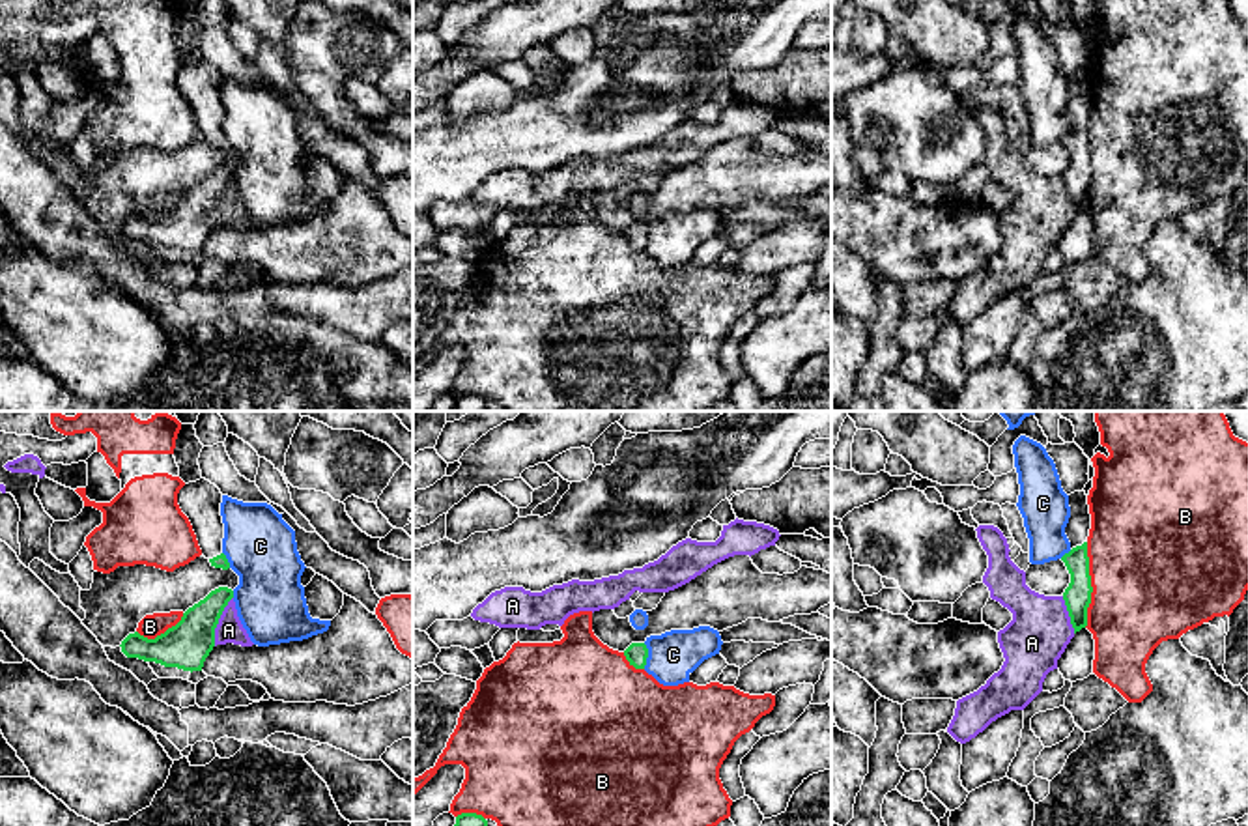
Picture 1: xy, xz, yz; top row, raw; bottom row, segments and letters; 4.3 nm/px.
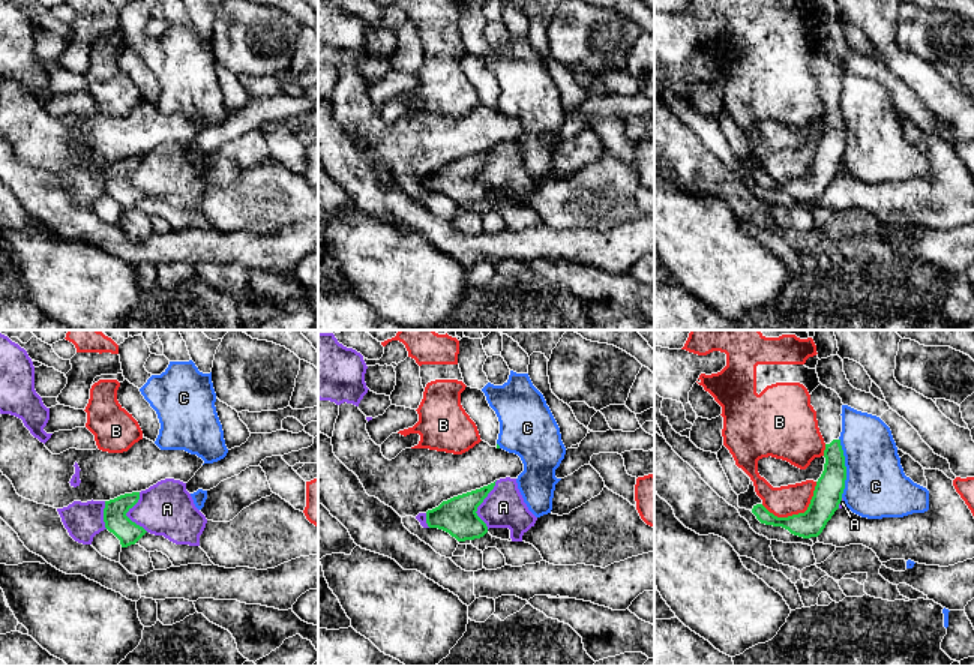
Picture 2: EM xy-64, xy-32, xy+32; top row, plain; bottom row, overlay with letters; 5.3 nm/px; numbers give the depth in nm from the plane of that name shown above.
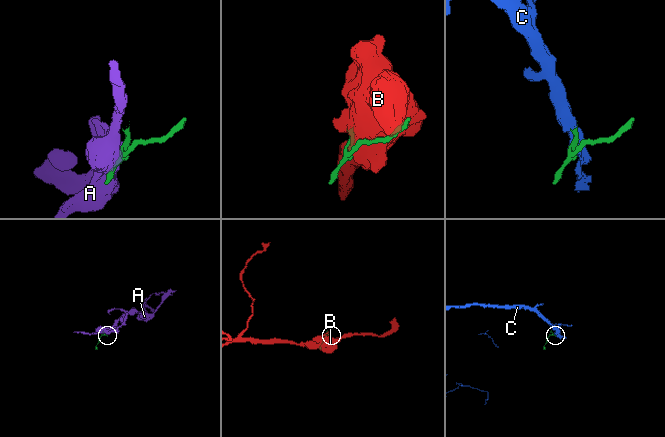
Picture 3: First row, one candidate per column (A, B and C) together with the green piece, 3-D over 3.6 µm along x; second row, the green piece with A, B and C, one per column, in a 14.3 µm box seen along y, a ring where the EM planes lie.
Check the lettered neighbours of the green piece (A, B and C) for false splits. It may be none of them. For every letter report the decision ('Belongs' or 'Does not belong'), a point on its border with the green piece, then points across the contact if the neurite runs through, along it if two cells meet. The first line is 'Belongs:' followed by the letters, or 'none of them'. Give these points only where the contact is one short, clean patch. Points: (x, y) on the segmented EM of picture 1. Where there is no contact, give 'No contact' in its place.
Belongs: none of them
A: Does not belong. Touches green at xy (217, 621)
B: Does not belong. Touches green at yz (1090, 585)
C: Does not belong. Touches green at xz (647, 656). Boundary: xz (643, 643), (647, 649), (645, 668)

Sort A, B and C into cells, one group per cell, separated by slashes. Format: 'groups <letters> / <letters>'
groups A / B / C

